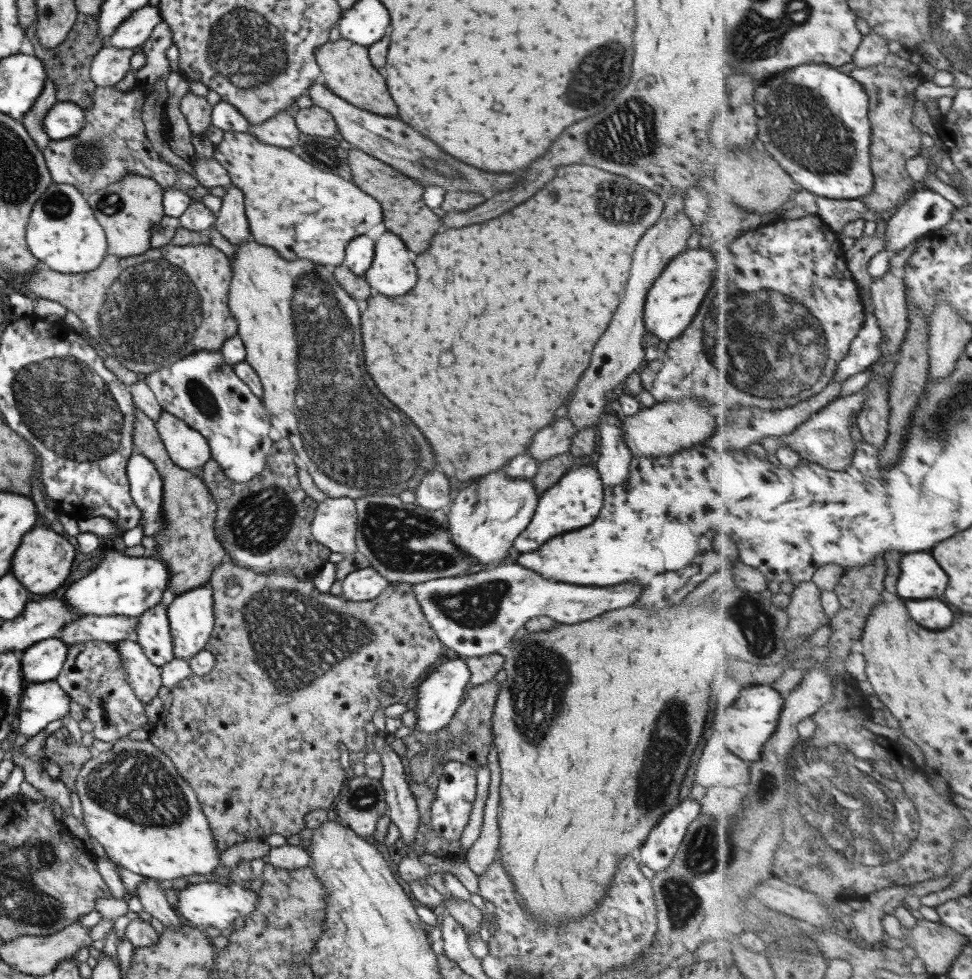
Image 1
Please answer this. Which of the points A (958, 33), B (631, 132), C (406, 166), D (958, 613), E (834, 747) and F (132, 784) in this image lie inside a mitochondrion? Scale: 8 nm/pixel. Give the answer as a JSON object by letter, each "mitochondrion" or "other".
{"A":"mitochondrion","B":"mitochondrion","C":"other","D":"other","E":"mitochondrion","F":"mitochondrion"}

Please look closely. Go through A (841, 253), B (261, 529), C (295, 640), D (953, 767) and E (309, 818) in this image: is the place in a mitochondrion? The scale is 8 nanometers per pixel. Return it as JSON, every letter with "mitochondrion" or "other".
{"A":"other","B":"mitochondrion","C":"mitochondrion","D":"other","E":"other"}

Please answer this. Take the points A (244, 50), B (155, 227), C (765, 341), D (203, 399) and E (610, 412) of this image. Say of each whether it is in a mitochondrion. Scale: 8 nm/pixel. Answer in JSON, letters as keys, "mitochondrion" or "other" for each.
{"A":"mitochondrion","B":"other","C":"mitochondrion","D":"mitochondrion","E":"other"}

